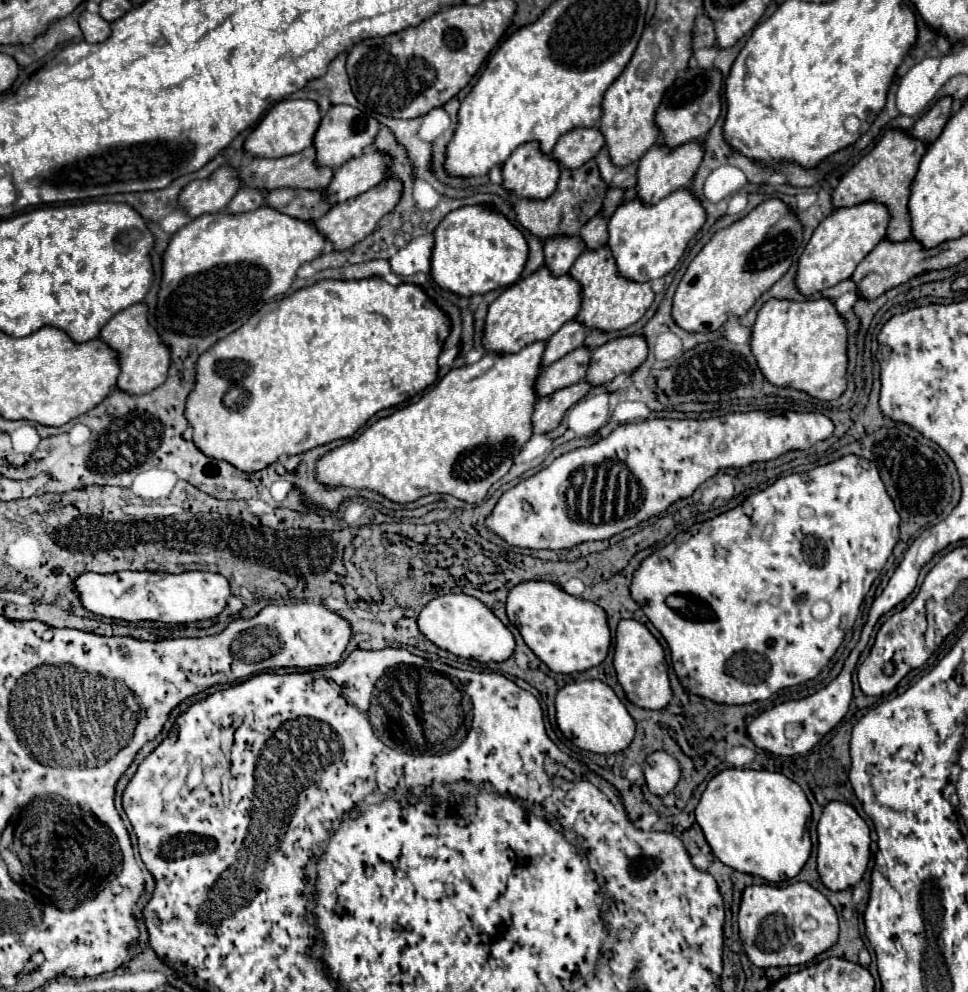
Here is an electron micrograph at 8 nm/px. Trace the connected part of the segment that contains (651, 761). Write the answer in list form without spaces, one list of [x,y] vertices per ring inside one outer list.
[[[653,752],[645,760],[645,780],[651,794],[665,796],[679,782],[679,762],[667,752]]]

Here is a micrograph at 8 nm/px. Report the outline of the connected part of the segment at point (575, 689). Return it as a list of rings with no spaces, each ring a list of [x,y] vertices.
[[[589,680],[581,684],[567,684],[559,690],[557,700],[557,724],[561,732],[573,740],[575,746],[583,750],[591,750],[597,754],[613,754],[625,750],[635,736],[635,722],[627,712],[625,704],[617,698],[611,686],[601,680]]]

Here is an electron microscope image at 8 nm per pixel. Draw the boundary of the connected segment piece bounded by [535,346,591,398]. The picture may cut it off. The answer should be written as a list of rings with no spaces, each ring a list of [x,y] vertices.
[[[581,346],[573,352],[569,352],[567,356],[563,356],[561,360],[553,362],[551,366],[547,366],[545,370],[541,370],[537,376],[537,382],[535,382],[537,398],[551,396],[553,392],[557,392],[561,388],[569,388],[569,386],[581,382],[587,372],[589,358],[591,358],[589,348]]]

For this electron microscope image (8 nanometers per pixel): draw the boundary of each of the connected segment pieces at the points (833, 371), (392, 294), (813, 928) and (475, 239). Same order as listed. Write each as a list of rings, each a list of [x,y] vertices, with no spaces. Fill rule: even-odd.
[[[819,298],[815,302],[793,302],[793,300],[769,300],[757,312],[751,334],[751,352],[757,360],[757,368],[765,380],[773,386],[793,388],[805,392],[817,400],[837,400],[845,388],[847,374],[847,328],[843,318],[837,314],[829,298]]]
[[[367,278],[367,280],[321,280],[309,288],[297,290],[295,294],[265,304],[257,314],[253,314],[239,330],[231,332],[229,336],[221,338],[217,344],[213,344],[207,352],[203,352],[195,364],[195,388],[187,396],[185,404],[185,418],[193,426],[193,444],[209,458],[225,460],[233,464],[235,468],[243,472],[257,472],[273,464],[281,454],[301,454],[315,446],[329,444],[333,440],[349,438],[353,436],[369,418],[373,418],[379,410],[393,408],[403,404],[405,400],[413,398],[415,394],[423,392],[427,386],[431,386],[437,380],[437,358],[441,352],[441,346],[449,334],[449,318],[437,308],[433,300],[427,298],[427,294],[415,286],[415,284],[399,284],[389,286],[381,278]],[[289,312],[307,312],[307,318],[291,318]]]
[[[795,882],[789,886],[757,884],[745,888],[743,892],[739,908],[739,934],[745,952],[755,966],[799,966],[811,962],[837,942],[837,912],[829,900],[807,882]]]
[[[463,206],[449,212],[435,228],[433,238],[435,244],[431,252],[431,276],[435,284],[465,298],[515,284],[529,254],[521,230],[499,212],[481,206]]]

